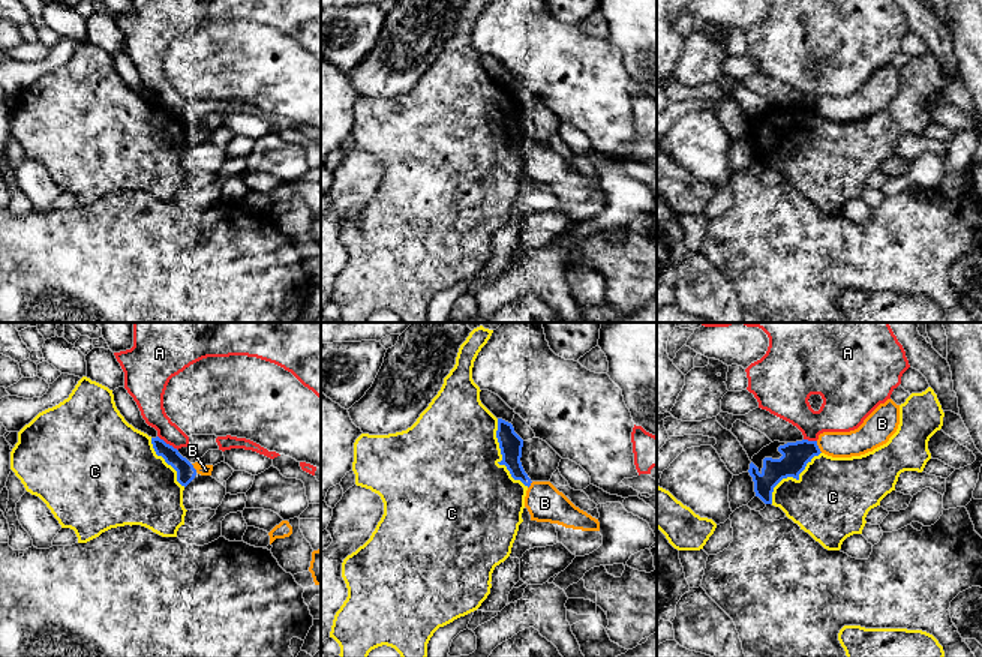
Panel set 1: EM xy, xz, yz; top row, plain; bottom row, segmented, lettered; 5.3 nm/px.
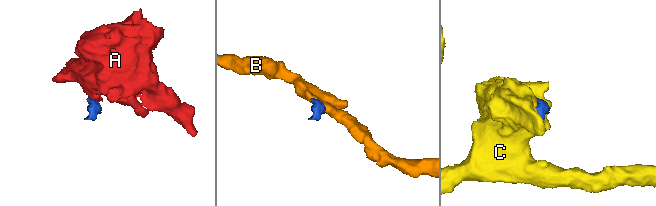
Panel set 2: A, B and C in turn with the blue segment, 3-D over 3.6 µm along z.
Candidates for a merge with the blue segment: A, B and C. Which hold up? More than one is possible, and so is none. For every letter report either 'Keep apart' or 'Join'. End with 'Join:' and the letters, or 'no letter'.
A: Keep apart
B: Join
C: Keep apart
Join: B

